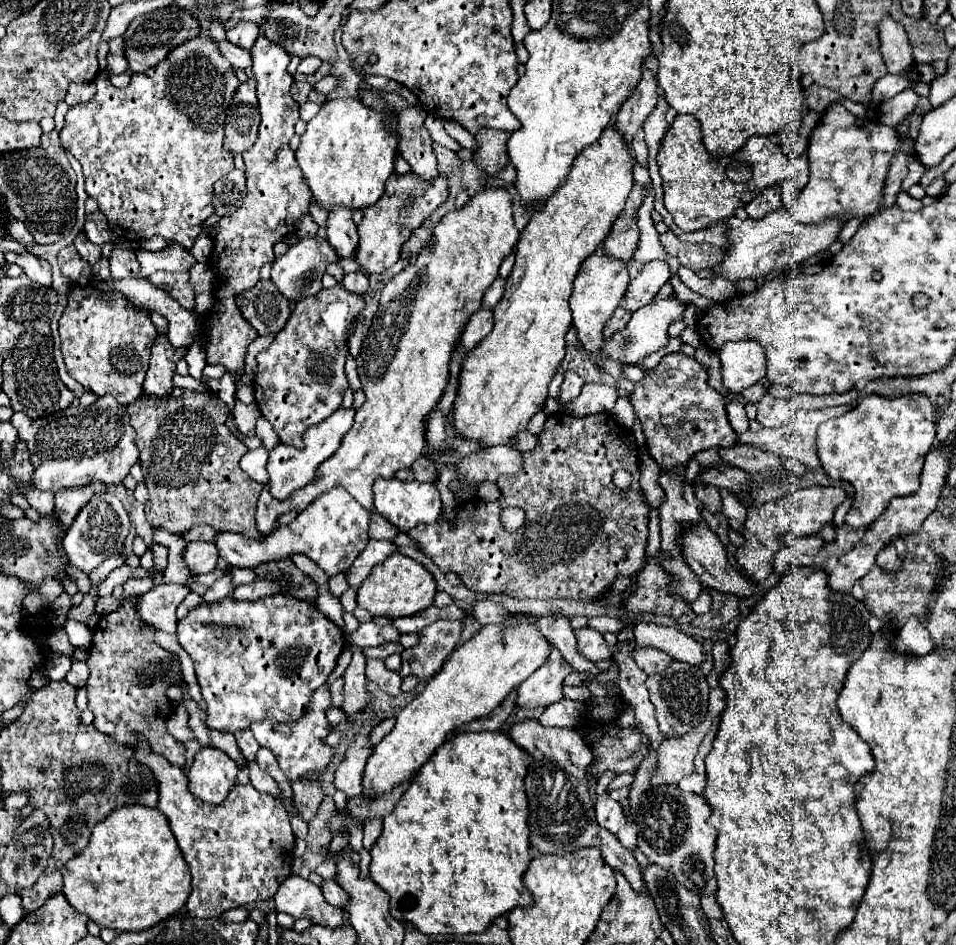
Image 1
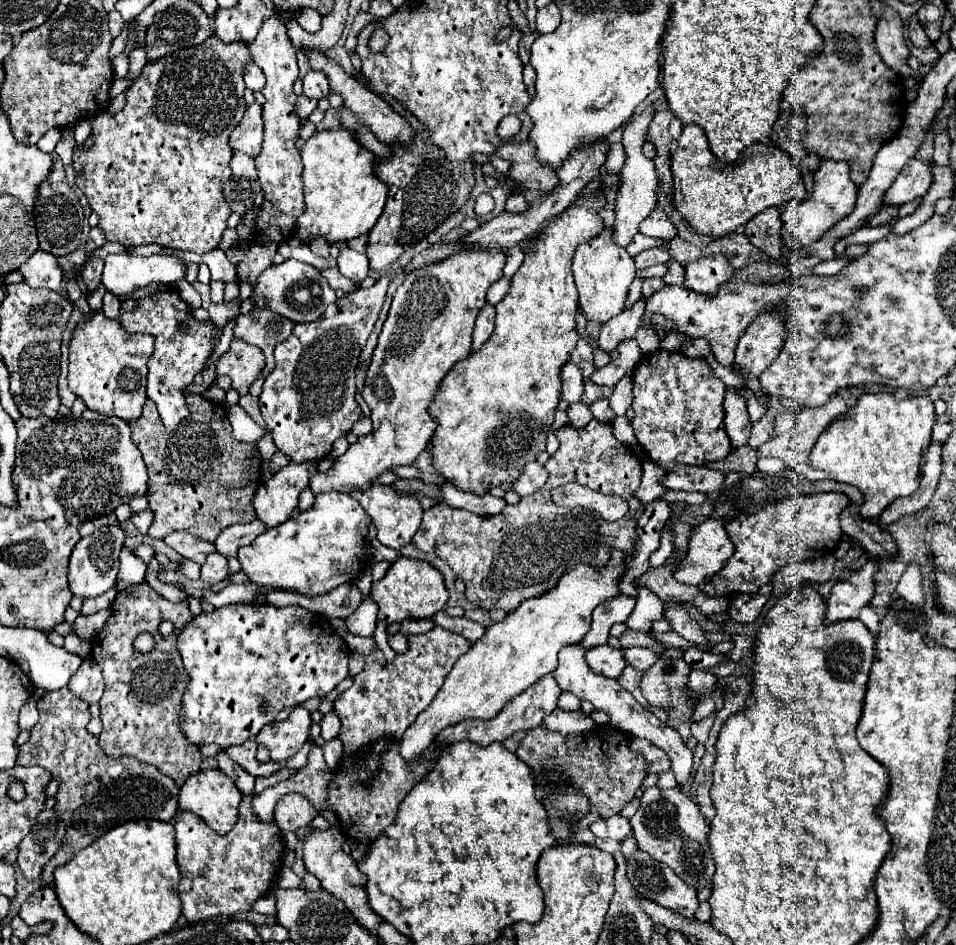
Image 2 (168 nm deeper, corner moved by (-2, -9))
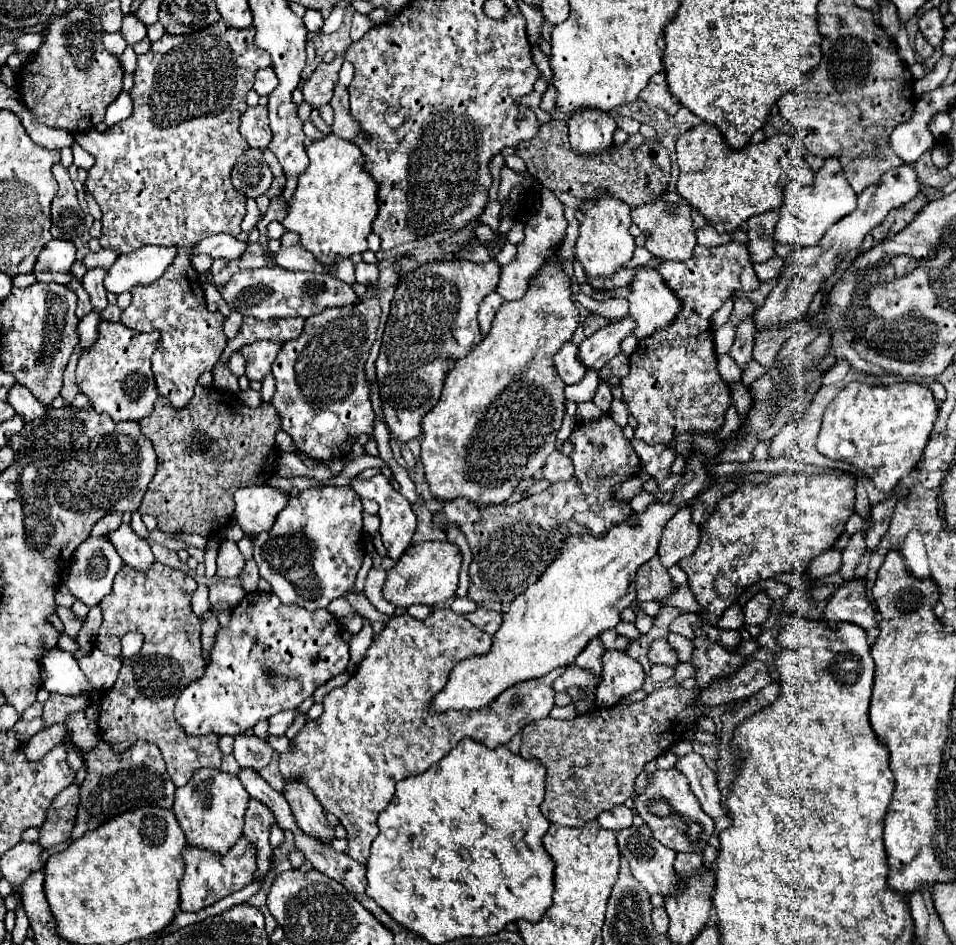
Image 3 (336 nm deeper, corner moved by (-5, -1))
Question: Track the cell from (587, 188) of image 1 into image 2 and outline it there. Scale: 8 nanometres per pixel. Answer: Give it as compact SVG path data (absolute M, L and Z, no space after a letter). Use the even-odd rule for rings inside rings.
M603 190L581 194L579 204L571 204L553 224L549 224L531 252L525 252L525 262L511 278L509 294L495 306L495 330L489 340L475 352L471 352L463 362L457 362L439 386L429 414L435 418L435 434L431 436L431 456L433 466L445 482L451 482L463 492L475 496L485 496L489 488L503 484L513 484L523 468L537 460L537 454L545 450L545 440L549 426L553 424L557 404L561 400L559 370L569 360L577 344L577 290L571 272L571 258L579 244L595 238L603 230L603 220L599 210L607 204L607 196L599 194Z

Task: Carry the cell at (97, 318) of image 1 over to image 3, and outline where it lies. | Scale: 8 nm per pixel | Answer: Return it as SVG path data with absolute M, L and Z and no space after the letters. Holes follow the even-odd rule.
M102 320L98 324L98 340L90 346L90 350L82 350L76 366L76 382L80 392L90 398L96 412L104 412L114 420L142 420L150 416L152 404L158 398L150 358L158 344L158 330L140 334L122 326L122 322Z

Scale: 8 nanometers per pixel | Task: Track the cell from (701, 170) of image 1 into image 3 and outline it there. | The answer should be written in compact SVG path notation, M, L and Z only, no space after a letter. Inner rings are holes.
M698 124L694 128L690 128L688 132L684 132L678 140L676 140L676 156L678 156L678 166L680 166L680 176L676 182L676 190L682 198L686 198L708 222L722 226L726 232L734 232L736 228L740 228L742 222L746 222L748 218L768 212L768 210L776 210L782 204L782 194L786 184L790 182L800 182L800 184L810 184L814 180L814 174L810 170L810 166L806 164L806 158L802 156L804 146L798 138L788 136L788 134L778 133L758 144L746 144L742 150L730 150L724 146L724 140L718 132L718 128L714 124Z

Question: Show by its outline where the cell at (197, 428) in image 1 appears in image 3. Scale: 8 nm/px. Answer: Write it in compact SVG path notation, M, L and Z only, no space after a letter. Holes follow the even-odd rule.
M198 384L186 410L176 410L164 396L158 396L152 414L140 420L140 430L152 442L158 456L158 472L142 498L140 512L154 516L158 520L158 530L166 534L188 532L216 536L232 522L230 516L234 512L234 492L242 486L264 484L274 474L274 464L278 458L274 434L280 428L278 420L280 418L272 404L248 408L236 394L228 394L214 386L204 388Z

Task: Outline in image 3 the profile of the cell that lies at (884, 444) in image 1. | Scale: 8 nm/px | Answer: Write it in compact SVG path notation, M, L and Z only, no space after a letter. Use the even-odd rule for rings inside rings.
M852 382L824 412L818 434L818 452L832 460L844 460L856 466L874 482L878 490L888 494L896 488L900 478L908 476L920 464L936 416L938 406L932 390L918 382L892 386Z

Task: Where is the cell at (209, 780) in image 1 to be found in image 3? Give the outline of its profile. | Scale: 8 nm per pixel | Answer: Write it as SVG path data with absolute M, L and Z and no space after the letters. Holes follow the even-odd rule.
M202 768L192 774L190 782L184 788L176 790L172 810L186 834L186 840L192 846L200 846L224 854L242 836L244 810L248 806L248 800L250 796L246 794L238 776L228 774L224 770Z

